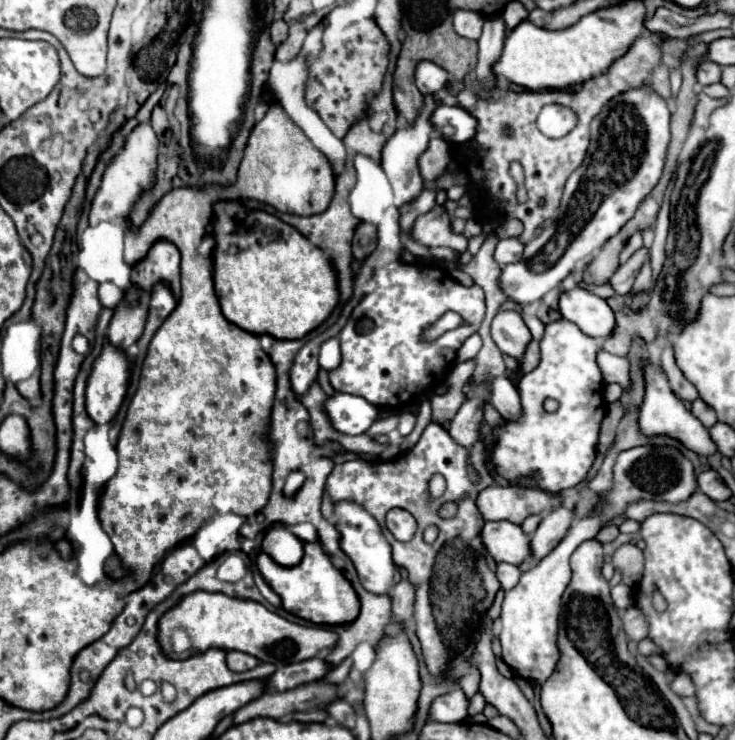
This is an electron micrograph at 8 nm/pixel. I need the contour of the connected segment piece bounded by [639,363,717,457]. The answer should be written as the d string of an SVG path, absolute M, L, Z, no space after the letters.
M649 363L645 367L645 383L647 383L647 389L645 389L643 405L641 405L641 415L639 415L639 427L643 429L643 433L647 433L647 435L669 435L669 437L681 441L687 449L695 451L697 455L703 455L703 457L713 455L717 451L717 445L711 439L709 429L703 427L703 423L691 411L687 411L685 405L675 397L675 393L671 391L671 387L667 383L665 373L657 365Z

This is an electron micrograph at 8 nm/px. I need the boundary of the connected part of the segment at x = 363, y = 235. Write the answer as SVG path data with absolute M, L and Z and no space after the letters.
M361 223L355 231L353 239L353 257L363 261L367 255L371 255L377 247L377 229L371 223Z

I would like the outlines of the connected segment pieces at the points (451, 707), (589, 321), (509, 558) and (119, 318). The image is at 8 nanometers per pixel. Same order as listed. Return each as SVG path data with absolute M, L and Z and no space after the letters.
M455 689L443 697L437 697L431 705L431 719L441 723L459 723L469 717L469 699L463 689Z
M575 287L561 295L559 311L567 321L575 323L585 335L593 339L611 337L617 325L615 313L607 301L581 287Z
M487 521L483 527L483 545L497 563L505 561L521 565L527 557L531 557L529 539L531 537L521 529L521 525L511 521Z
M121 301L109 323L107 341L117 349L127 351L141 337L145 319L147 319L147 307L143 303L137 307L127 307L125 301Z

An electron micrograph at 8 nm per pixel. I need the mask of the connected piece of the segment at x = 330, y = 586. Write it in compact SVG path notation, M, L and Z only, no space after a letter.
M319 541L305 543L305 555L303 561L295 567L283 567L277 565L267 553L261 553L257 557L257 567L265 581L279 593L283 607L307 621L313 623L325 623L325 625L343 625L355 621L359 615L359 597L351 583L337 571L329 559L329 555L323 551Z

